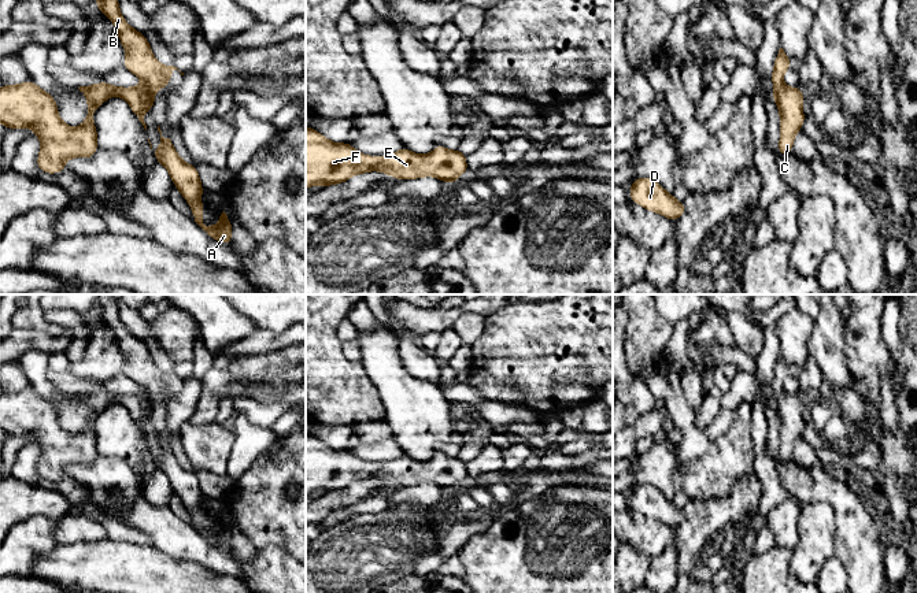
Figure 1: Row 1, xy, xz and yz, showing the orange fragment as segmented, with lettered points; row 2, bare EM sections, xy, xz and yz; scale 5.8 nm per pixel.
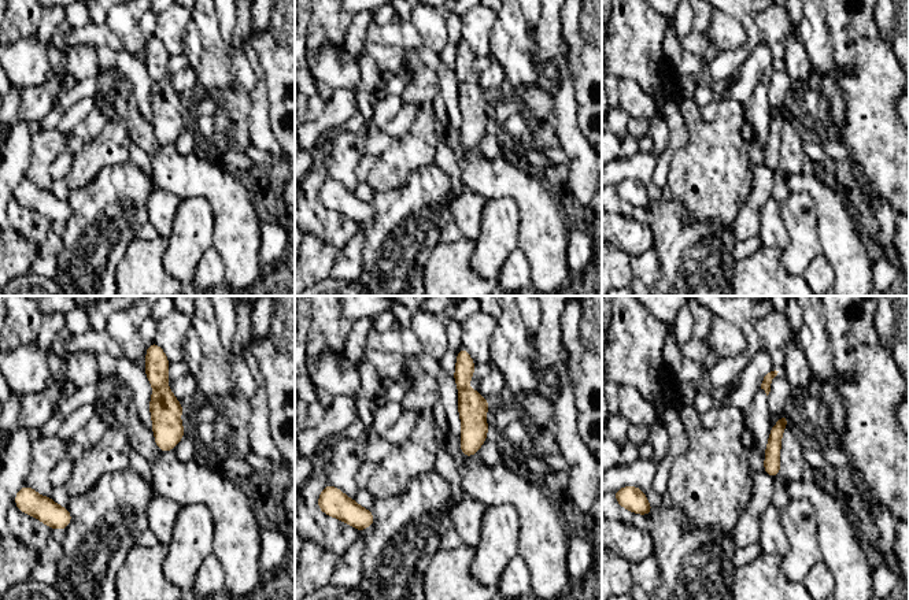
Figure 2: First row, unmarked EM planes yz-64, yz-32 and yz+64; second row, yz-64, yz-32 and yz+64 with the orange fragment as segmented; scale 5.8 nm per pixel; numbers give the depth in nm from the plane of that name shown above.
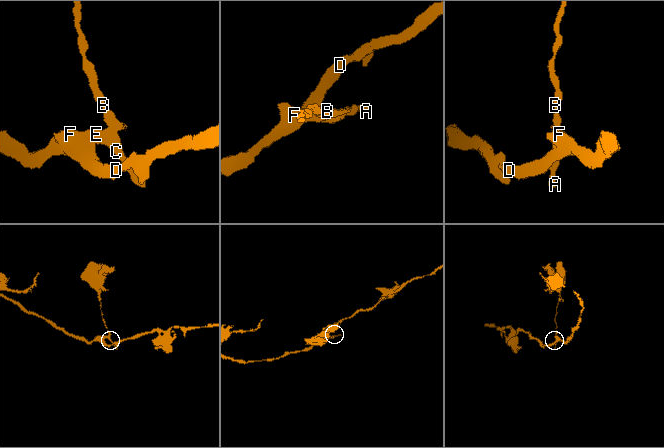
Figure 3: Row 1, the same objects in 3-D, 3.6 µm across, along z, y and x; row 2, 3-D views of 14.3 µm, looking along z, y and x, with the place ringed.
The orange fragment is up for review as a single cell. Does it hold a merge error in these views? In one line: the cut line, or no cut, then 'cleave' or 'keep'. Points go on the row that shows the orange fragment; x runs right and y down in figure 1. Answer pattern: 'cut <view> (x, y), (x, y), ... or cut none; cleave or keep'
cut yz (783, 84), (777, 92), (776, 103); cleave

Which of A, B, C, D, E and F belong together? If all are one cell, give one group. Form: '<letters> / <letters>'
A C D E F / B

